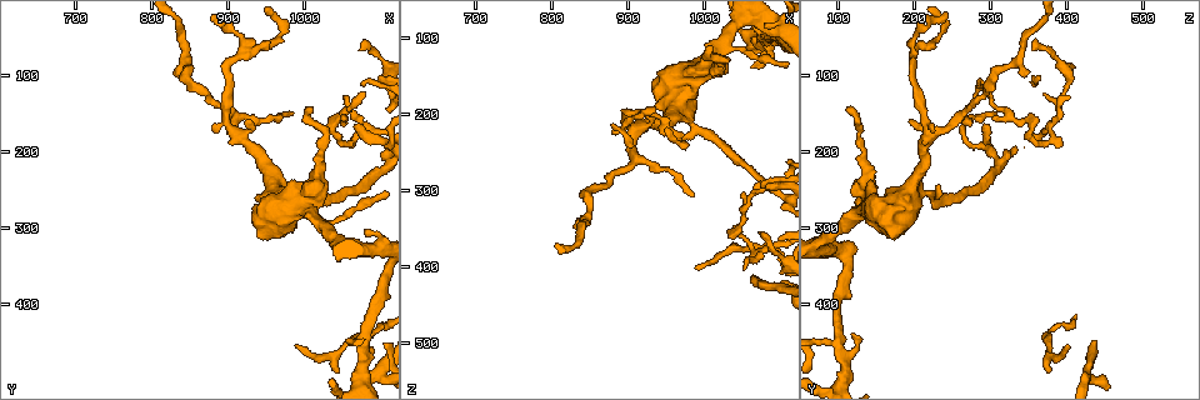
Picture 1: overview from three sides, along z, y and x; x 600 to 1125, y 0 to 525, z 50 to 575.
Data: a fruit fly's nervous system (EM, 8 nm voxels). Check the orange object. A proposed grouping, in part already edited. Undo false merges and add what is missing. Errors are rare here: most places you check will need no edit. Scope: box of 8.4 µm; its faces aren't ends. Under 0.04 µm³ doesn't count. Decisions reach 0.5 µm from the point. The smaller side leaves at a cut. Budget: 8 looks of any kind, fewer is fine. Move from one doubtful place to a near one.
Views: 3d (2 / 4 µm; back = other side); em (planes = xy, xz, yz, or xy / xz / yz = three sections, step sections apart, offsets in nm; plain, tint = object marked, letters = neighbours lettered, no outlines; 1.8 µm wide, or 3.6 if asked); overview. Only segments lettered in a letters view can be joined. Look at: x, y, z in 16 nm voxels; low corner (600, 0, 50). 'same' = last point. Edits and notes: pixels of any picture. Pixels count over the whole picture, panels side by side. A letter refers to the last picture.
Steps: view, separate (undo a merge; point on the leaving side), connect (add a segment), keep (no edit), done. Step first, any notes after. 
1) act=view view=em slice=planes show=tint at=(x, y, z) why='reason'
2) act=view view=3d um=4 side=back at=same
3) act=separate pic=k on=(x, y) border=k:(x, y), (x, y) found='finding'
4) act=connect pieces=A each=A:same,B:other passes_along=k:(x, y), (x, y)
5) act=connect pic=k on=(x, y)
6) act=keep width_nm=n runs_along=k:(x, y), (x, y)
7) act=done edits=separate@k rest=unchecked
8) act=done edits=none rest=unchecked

act=view view=em slice=planes show=letters at=(1075, 440, 120) why='an open end'

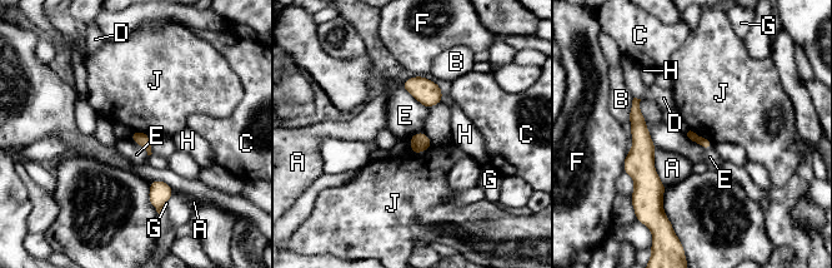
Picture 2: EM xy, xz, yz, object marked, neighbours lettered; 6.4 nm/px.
act=keep each=A:other,B:other,C:other,D:other,E:other,F:other,G:other,H:other,J:other border=2:(401, 83), (410, 94), (427, 108) found='none of them fits'

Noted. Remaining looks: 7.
act=view view=3d um=2 at=(875, 165, 225) why='three arms meet'

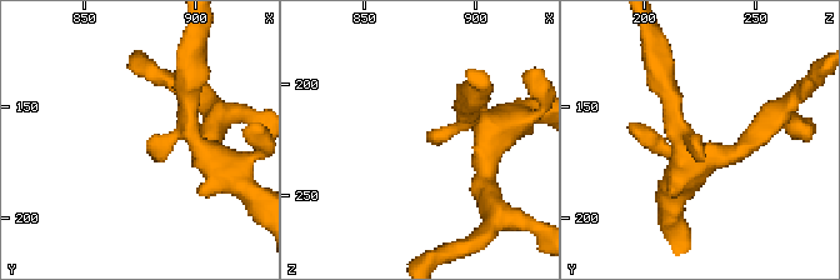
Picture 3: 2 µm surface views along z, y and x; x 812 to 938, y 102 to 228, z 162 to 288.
act=view view=em slice=planes show=tint at=(878, 167, 222) arms=3 arm_widths_nm=190,200,200

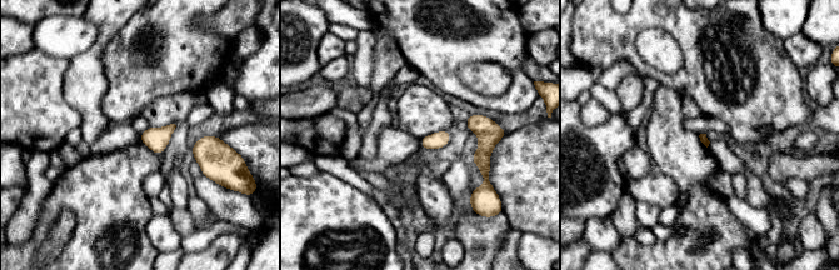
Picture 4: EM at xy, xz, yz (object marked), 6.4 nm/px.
act=view view=em slice=planes show=letters at=same

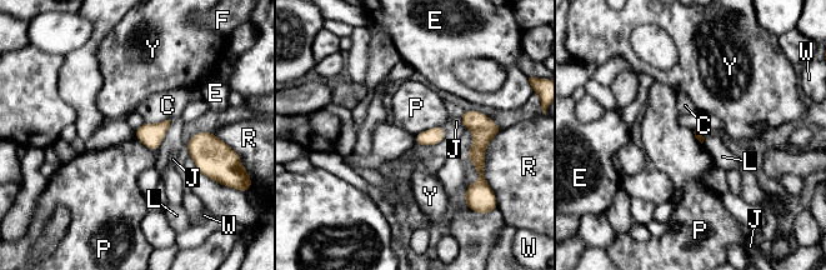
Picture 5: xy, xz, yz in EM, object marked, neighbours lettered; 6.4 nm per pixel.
act=keep each=C:other,E:other,F:other,J:other,L:other,P:other,R:other,W:other,Y:other border=5:(442, 125), (421, 130), (414, 136) found='no lettered segment goes on from it'

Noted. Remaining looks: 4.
act=view view=3d um=2 side=back at=(1005, 145, 110)

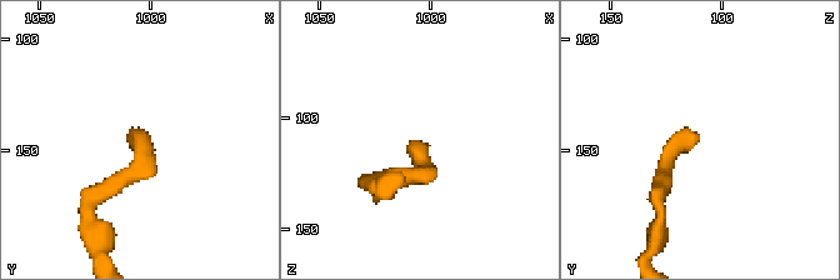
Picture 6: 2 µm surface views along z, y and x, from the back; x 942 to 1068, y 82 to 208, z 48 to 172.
act=view view=em slice=planes show=letters at=(1010, 142, 111) why='need the tissue'

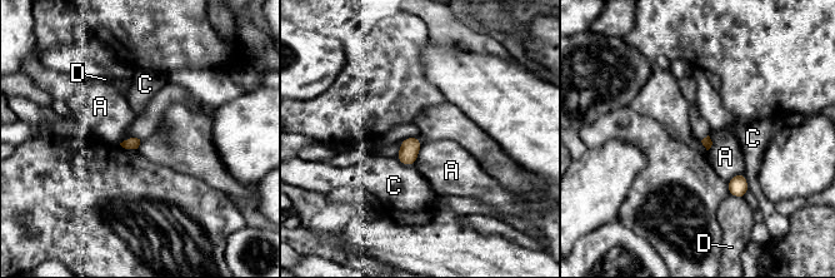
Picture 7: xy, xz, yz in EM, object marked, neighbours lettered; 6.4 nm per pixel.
act=keep each=A:other,C:other,D:other border=7:(423, 144), (414, 163) found='none of them fits'

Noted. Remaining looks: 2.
act=done edits=none rest=unchecked

